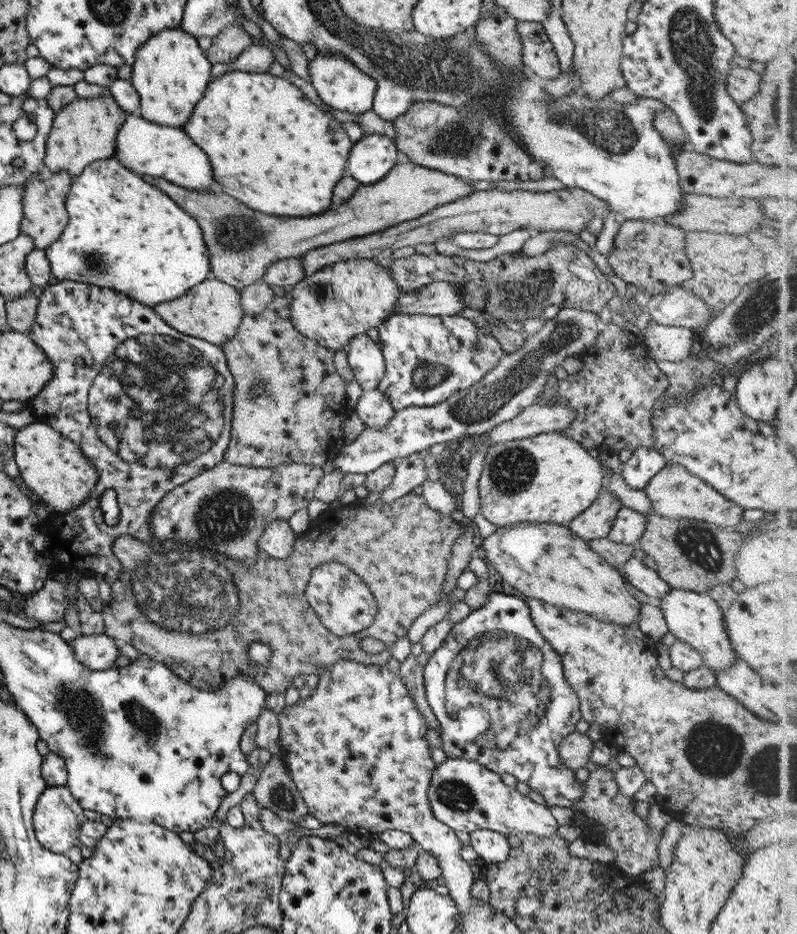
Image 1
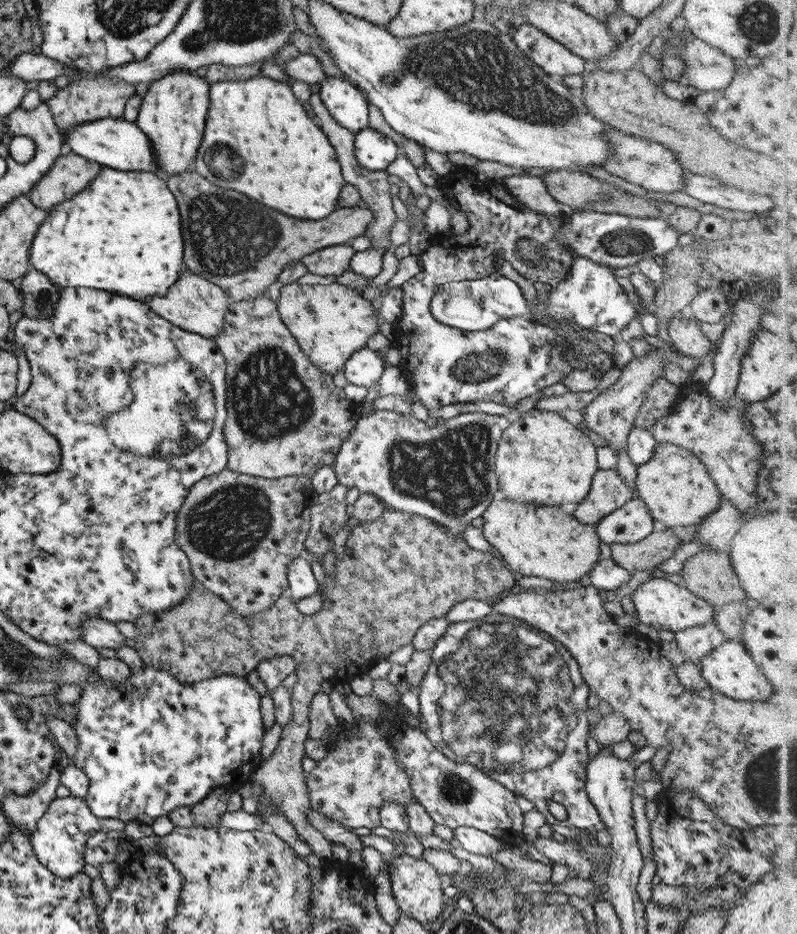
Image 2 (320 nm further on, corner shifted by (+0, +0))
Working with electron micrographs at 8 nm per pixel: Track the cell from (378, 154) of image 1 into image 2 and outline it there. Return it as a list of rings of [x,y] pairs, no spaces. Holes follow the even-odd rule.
[[[373,129],[354,133],[354,157],[361,168],[368,171],[384,170],[395,160],[398,147]]]

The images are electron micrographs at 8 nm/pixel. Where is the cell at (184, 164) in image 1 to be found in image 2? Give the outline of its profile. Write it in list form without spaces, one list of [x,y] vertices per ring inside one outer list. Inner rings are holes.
[[[104,118],[75,125],[64,134],[65,150],[70,150],[77,156],[92,160],[102,167],[109,167],[125,171],[143,171],[157,174],[159,167],[154,164],[154,151],[148,138],[135,126],[122,118]]]

